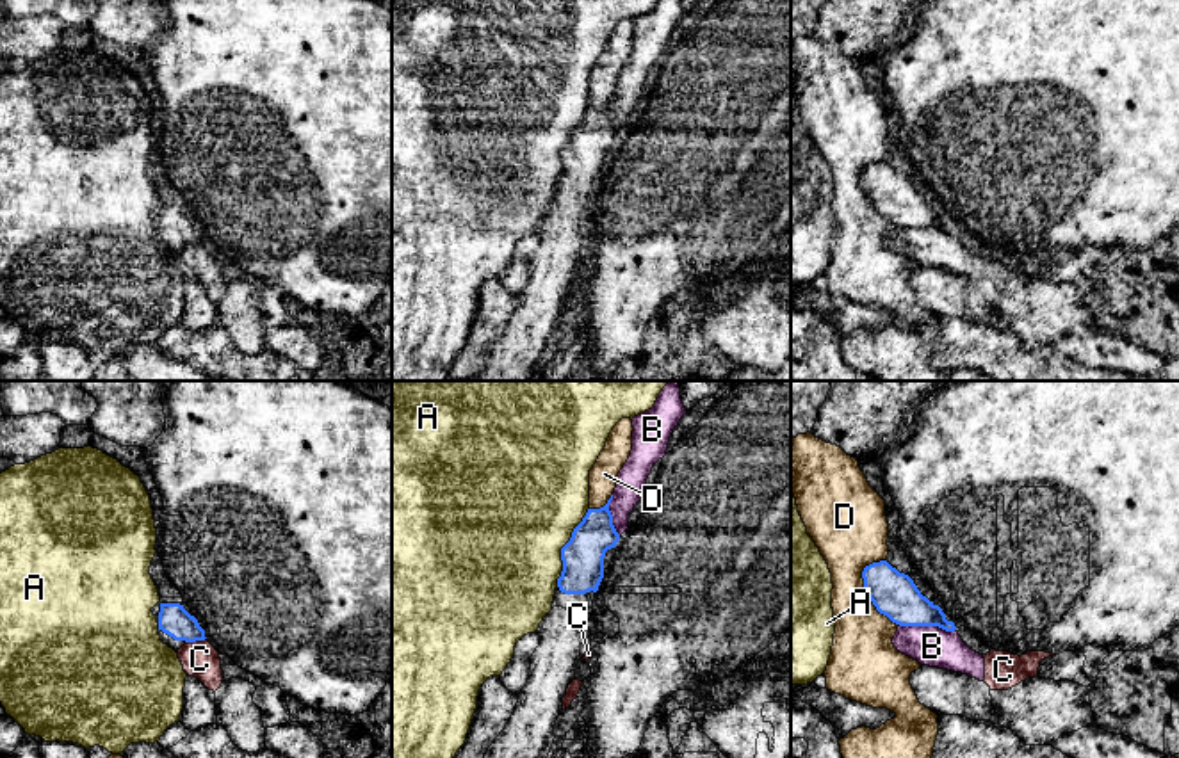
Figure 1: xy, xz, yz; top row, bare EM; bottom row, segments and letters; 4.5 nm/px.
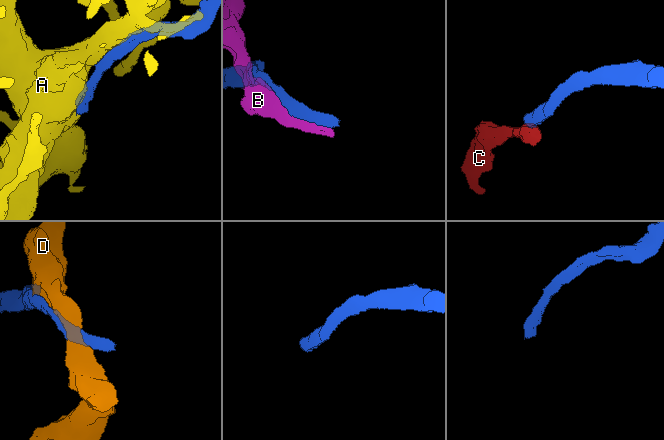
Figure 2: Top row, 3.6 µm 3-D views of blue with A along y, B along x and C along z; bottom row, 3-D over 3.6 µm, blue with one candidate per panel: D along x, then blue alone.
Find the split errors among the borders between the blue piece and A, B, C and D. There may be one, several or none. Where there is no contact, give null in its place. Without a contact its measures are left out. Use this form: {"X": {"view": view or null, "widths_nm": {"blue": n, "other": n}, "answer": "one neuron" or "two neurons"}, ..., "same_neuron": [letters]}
{"A": {"view": "xz", "widths_nm": {"blue": 190, "other": 500}, "answer": "two neurons"}, "B": {"view": "yz", "widths_nm": {"blue": 200, "other": 180}, "answer": "two neurons"}, "C": {"view": "xy", "widths_nm": {"blue": 140, "other": 170}, "answer": "two neurons"}, "D": {"view": "yz", "widths_nm": {"blue": 200, "other": 280}, "answer": "two neurons"}, "same_neuron": []}

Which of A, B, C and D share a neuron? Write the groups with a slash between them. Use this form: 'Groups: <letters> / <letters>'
Groups: A / B C / D

